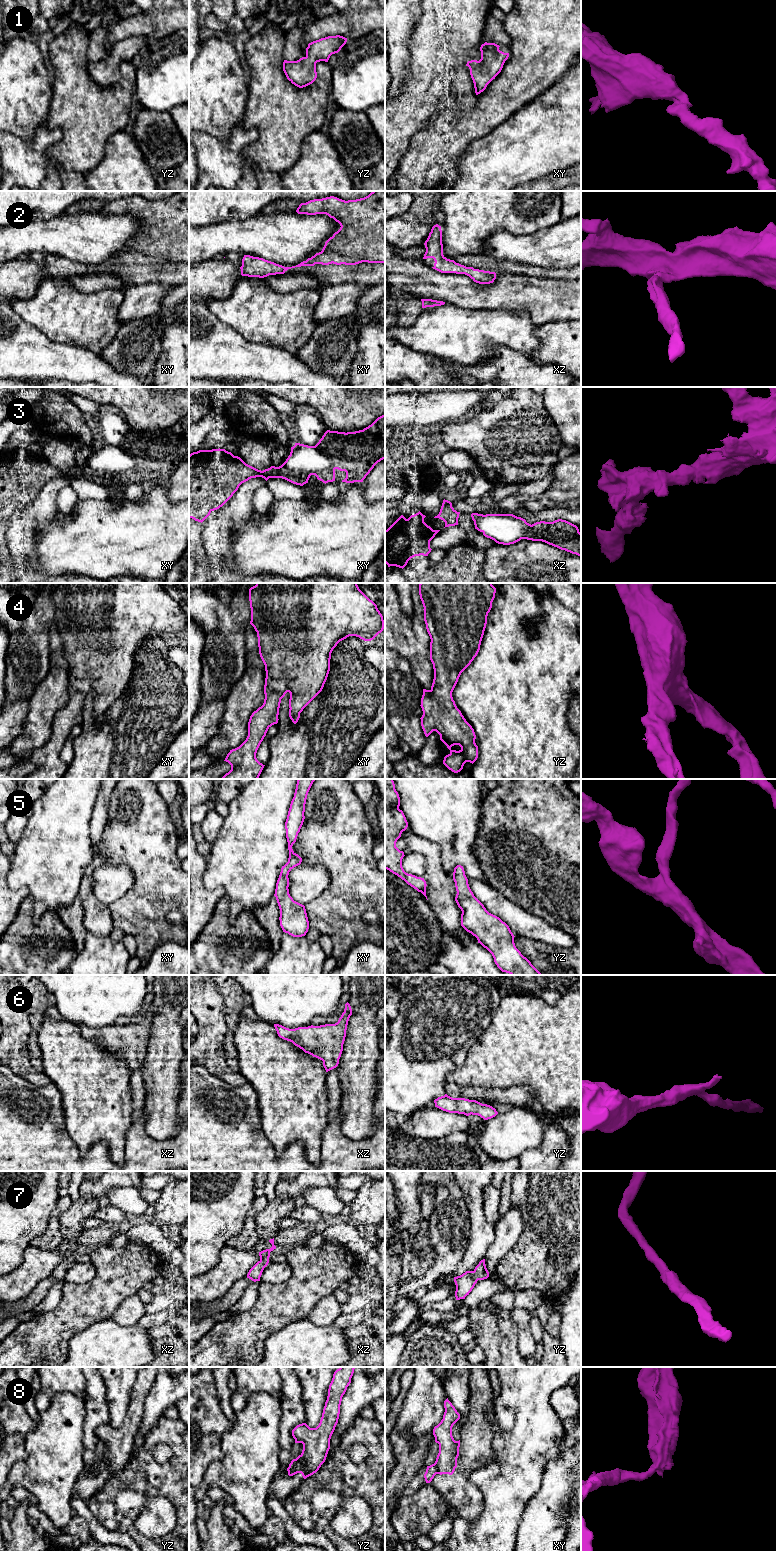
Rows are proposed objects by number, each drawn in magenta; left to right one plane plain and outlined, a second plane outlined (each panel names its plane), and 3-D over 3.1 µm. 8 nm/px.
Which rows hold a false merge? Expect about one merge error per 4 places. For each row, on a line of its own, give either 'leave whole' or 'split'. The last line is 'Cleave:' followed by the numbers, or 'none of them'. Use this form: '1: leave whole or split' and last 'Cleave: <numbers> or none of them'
1: leave whole
2: leave whole
3: leave whole
4: leave whole
5: leave whole
6: leave whole
7: leave whole
8: split
Cleave: 8

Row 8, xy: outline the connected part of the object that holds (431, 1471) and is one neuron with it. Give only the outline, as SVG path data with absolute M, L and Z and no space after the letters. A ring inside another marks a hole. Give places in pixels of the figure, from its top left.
M435 1464L427 1466L426 1472L424 1474L426 1483L430 1483L436 1474L437 1474L437 1468Z

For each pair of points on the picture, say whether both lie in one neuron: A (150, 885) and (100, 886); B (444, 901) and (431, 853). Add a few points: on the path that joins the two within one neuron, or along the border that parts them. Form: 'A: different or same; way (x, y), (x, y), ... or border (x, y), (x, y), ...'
A: different; border (125, 864), (132, 873), (133, 884), (114, 901)
B: same; way (440, 889), (433, 865)

